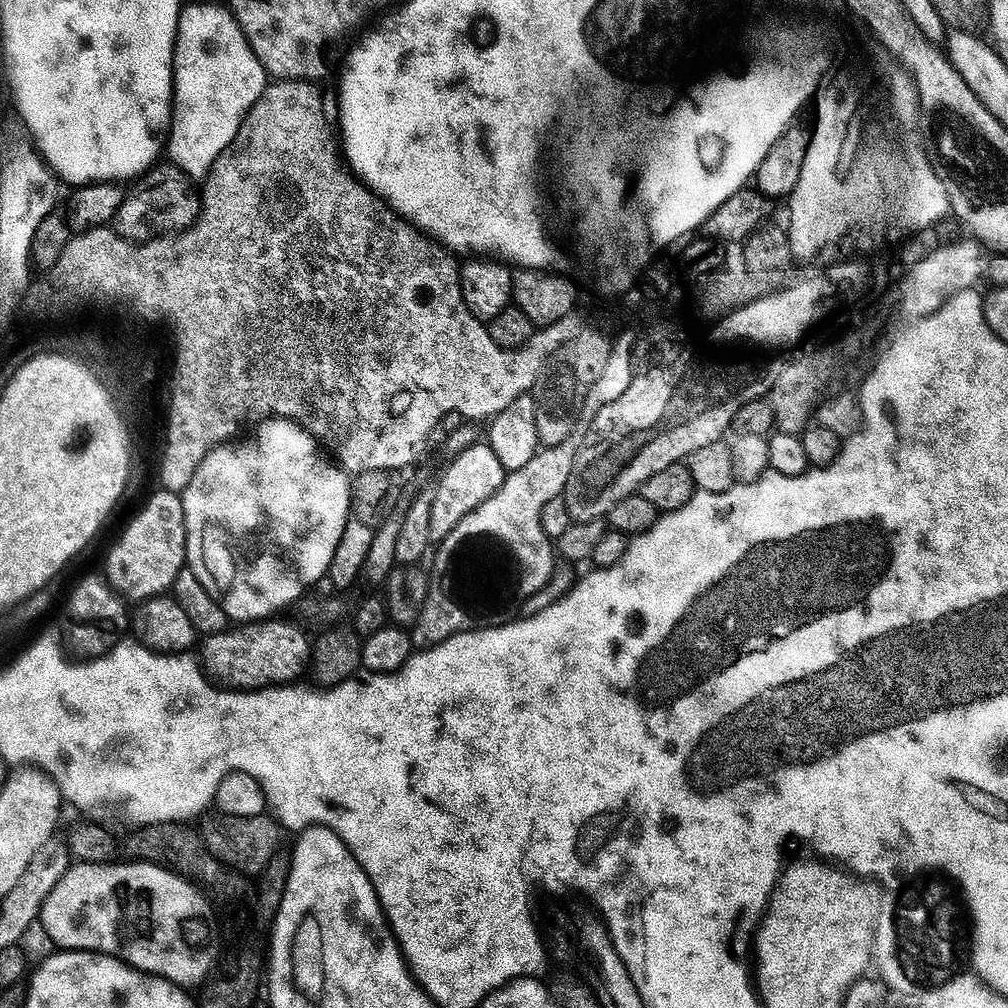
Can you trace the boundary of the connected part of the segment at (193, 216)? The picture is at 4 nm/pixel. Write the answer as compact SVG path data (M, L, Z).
M157 167L155 170L149 171L143 181L145 184L136 193L132 192L127 197L114 221L114 228L117 232L121 234L145 232L143 234L145 237L163 238L179 234L196 225L202 211L201 189L198 187L197 181L180 168L167 167Z

